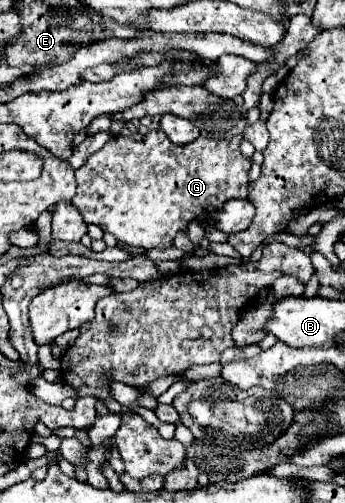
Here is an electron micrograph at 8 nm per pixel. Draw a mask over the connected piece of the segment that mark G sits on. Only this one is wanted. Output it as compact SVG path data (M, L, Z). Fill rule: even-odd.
M160 129L144 135L142 141L118 135L100 151L92 153L80 169L76 169L78 189L72 205L80 211L86 223L98 225L102 231L112 233L126 245L142 249L172 247L176 233L186 231L194 219L210 217L228 199L246 199L248 171L252 163L240 153L242 141L244 135L234 135L232 139L198 137L186 145L174 145Z

